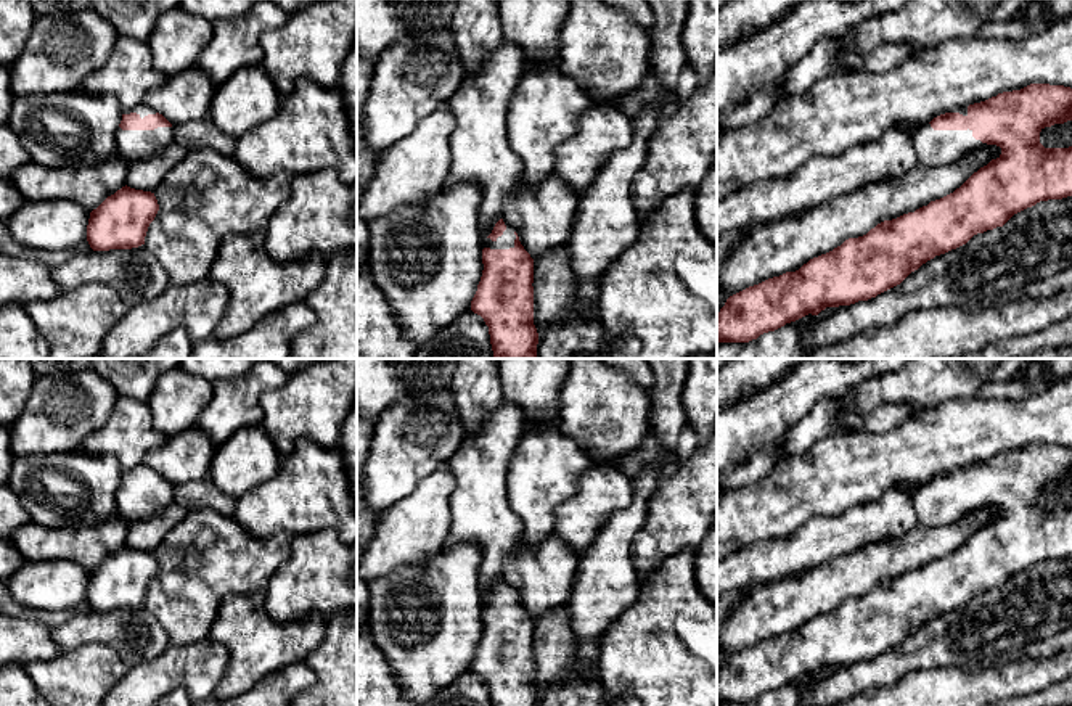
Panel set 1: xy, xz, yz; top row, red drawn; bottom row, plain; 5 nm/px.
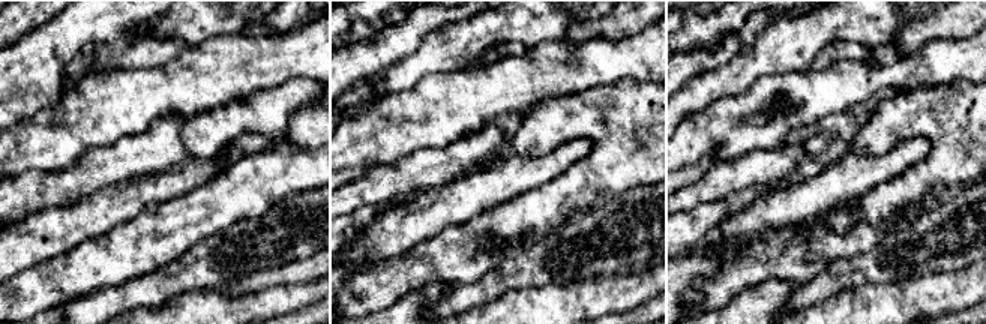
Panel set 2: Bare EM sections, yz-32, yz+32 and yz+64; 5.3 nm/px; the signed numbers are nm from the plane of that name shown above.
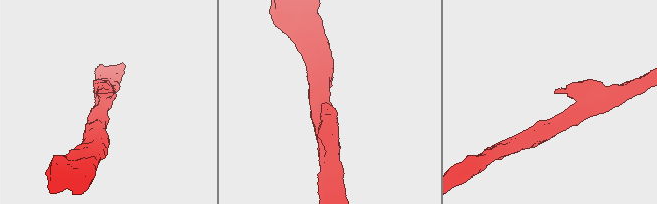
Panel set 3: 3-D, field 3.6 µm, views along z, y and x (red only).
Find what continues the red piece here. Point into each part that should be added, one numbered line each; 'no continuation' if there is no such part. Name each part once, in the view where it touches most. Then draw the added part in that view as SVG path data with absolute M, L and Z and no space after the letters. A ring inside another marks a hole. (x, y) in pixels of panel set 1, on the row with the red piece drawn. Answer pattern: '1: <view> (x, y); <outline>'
1: yz (934, 148); M923 124L913 137L913 146L919 166L945 167L964 154L988 146L972 137L972 130L934 130L931 124Z

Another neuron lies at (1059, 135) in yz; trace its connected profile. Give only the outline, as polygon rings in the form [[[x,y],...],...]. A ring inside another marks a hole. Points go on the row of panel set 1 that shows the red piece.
[[[1072,121],[1041,129],[1040,143],[1045,148],[1069,148],[1069,146],[1072,146]]]

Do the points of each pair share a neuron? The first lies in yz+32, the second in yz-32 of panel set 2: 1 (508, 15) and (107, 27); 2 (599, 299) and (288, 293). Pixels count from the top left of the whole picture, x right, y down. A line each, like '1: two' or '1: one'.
1: two
2: one

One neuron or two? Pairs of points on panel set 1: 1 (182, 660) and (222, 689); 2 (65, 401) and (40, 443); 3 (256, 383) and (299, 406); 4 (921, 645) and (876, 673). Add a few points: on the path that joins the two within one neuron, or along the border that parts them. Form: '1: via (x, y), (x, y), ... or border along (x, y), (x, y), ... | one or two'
1: border along (227, 648), (227, 668), (214, 689) | two
2: via (63, 410), (40, 433) | one
3: border along (288, 377), (280, 386), (261, 396), (261, 423) | two
4: via (910, 655), (887, 668) | one

